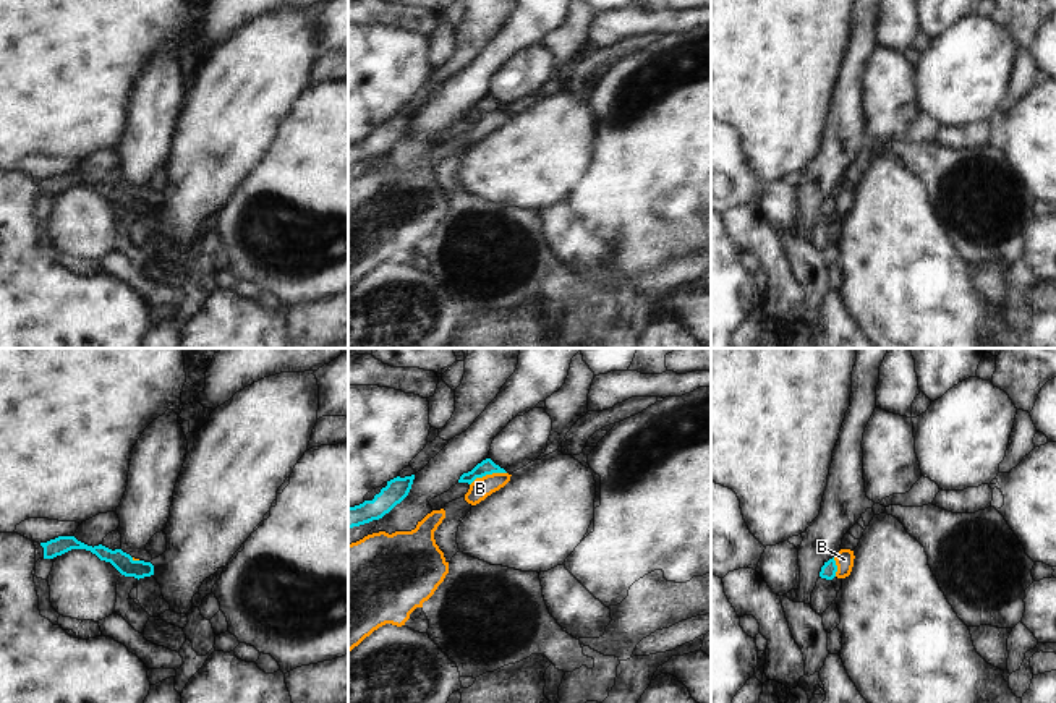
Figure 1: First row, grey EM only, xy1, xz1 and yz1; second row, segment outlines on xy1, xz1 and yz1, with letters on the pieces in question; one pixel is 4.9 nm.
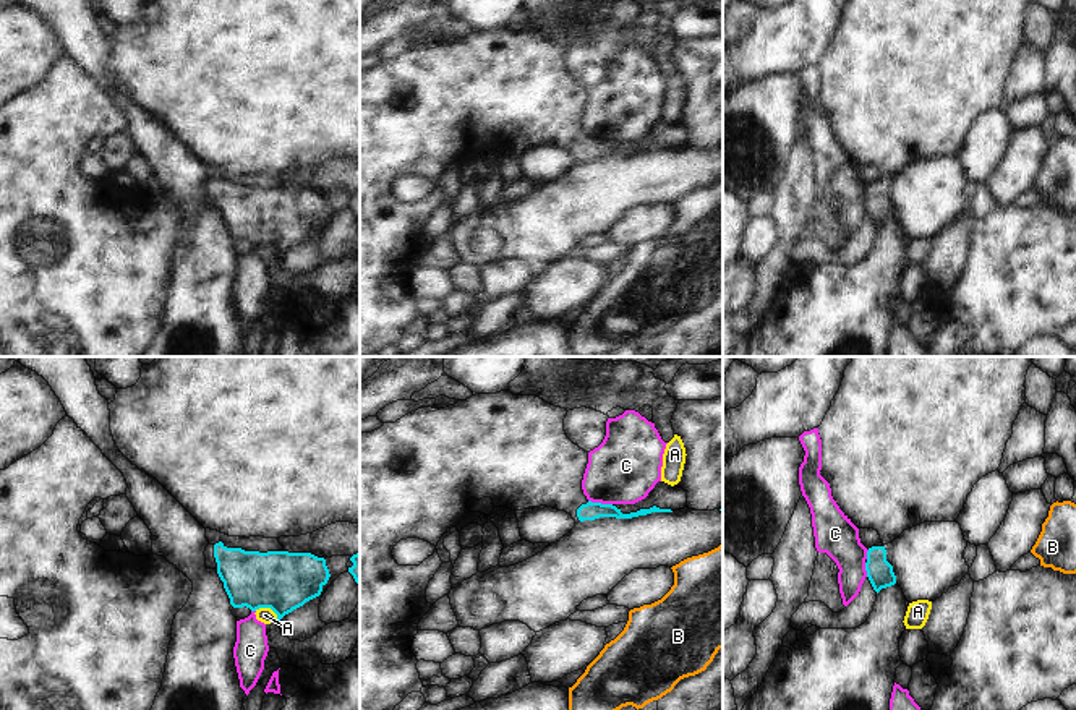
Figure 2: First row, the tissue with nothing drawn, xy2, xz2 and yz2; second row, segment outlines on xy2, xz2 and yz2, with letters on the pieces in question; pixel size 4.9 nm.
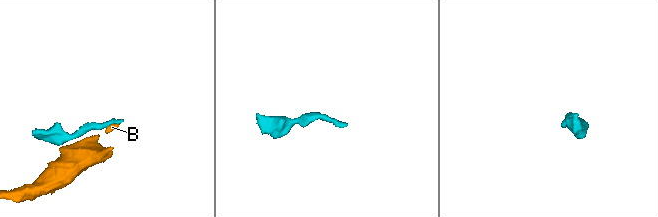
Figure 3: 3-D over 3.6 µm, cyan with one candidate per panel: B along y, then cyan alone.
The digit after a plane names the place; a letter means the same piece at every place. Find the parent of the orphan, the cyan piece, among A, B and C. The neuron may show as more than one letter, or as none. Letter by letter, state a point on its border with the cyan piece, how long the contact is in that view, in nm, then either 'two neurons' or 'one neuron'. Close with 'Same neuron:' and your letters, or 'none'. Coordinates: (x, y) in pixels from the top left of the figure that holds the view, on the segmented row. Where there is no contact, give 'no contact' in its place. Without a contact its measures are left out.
A: xy2 (268, 607) | 140 nm | two neurons
B: xz1 (488, 473) | 200 nm | two neurons
C: xz2 (600, 503) | 120 nm | two neurons
Same neuron: none

